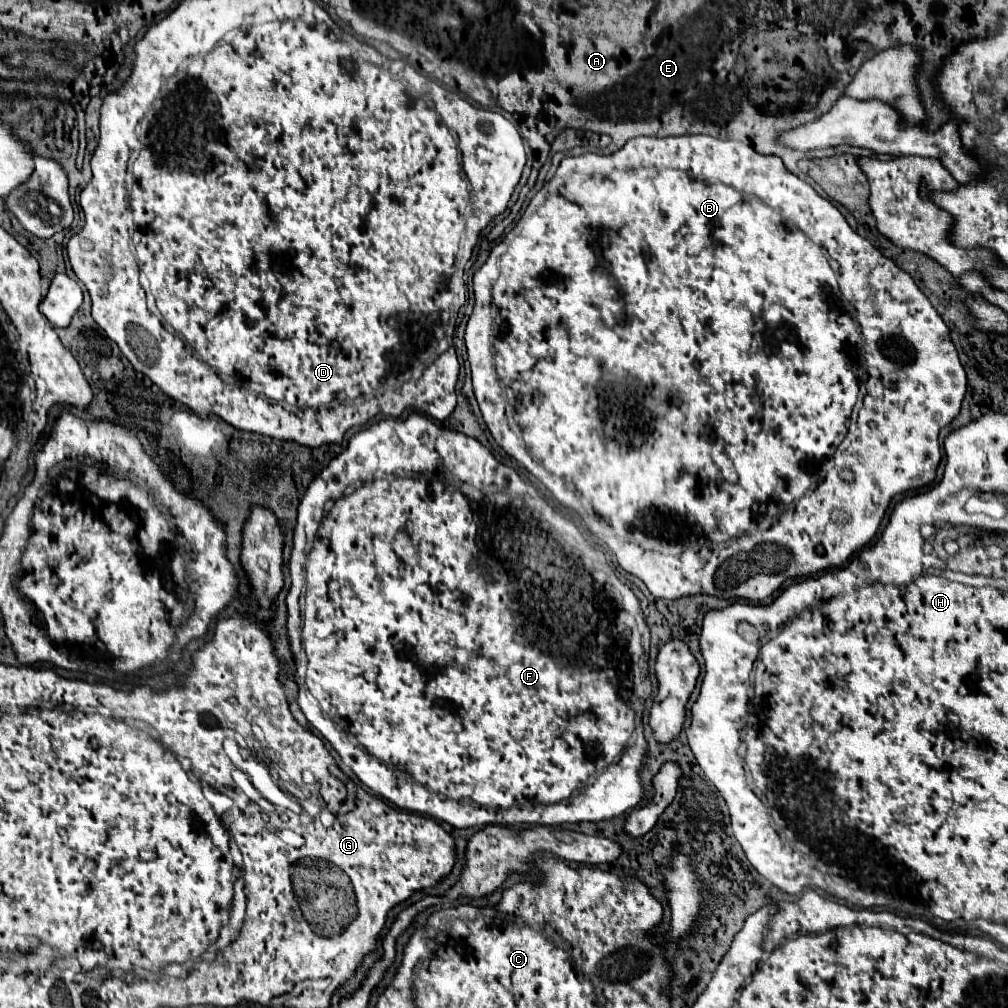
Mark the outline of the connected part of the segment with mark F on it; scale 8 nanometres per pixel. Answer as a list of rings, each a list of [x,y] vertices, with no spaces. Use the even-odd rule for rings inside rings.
[[[412,413],[406,421],[400,421],[400,419],[380,421],[360,431],[348,443],[348,447],[326,467],[326,471],[322,471],[310,483],[298,511],[294,551],[290,557],[292,586],[286,597],[288,637],[296,657],[296,683],[300,689],[298,703],[306,719],[310,721],[310,725],[316,731],[320,731],[322,737],[338,751],[338,755],[354,771],[354,775],[366,787],[370,787],[376,795],[388,799],[400,809],[406,809],[412,813],[426,813],[434,819],[440,819],[460,829],[478,827],[478,825],[502,825],[502,823],[554,827],[562,823],[612,819],[636,807],[640,799],[644,797],[644,789],[640,785],[638,773],[642,767],[646,741],[644,741],[642,729],[638,727],[636,717],[638,717],[638,709],[644,707],[644,693],[646,697],[650,695],[648,665],[646,665],[648,659],[642,657],[644,655],[642,633],[638,631],[632,615],[624,611],[628,608],[640,607],[639,600],[625,583],[616,579],[612,569],[602,561],[602,557],[598,553],[594,555],[594,549],[584,541],[584,537],[580,535],[580,531],[574,527],[572,521],[552,511],[550,505],[542,497],[538,497],[534,487],[528,487],[524,483],[524,489],[516,491],[516,485],[510,487],[510,483],[522,485],[516,473],[510,467],[504,467],[502,463],[498,463],[492,457],[492,453],[486,447],[482,447],[476,439],[466,437],[464,433],[458,433],[452,429],[442,429],[436,423],[432,423],[428,417],[418,413]],[[444,471],[448,471],[456,481],[470,483],[490,497],[472,499],[472,511],[468,511],[468,499],[464,499],[464,495],[436,499],[432,491],[432,481],[428,481],[424,475],[432,477],[432,475],[442,475]],[[356,483],[364,483],[364,485],[354,489],[350,495],[344,495],[346,487]],[[330,499],[334,501],[334,505],[328,509],[324,517],[324,509]],[[516,499],[524,499],[524,507],[528,507],[528,511],[520,511],[520,507],[516,507]],[[313,540],[314,547],[306,559],[306,543],[313,543]],[[575,541],[580,543],[580,553],[584,557],[576,549],[566,547],[566,543],[575,543]],[[305,583],[306,609],[304,609],[303,640],[301,635],[303,619],[298,599]],[[530,587],[536,589],[534,591],[536,597],[530,595]]]

